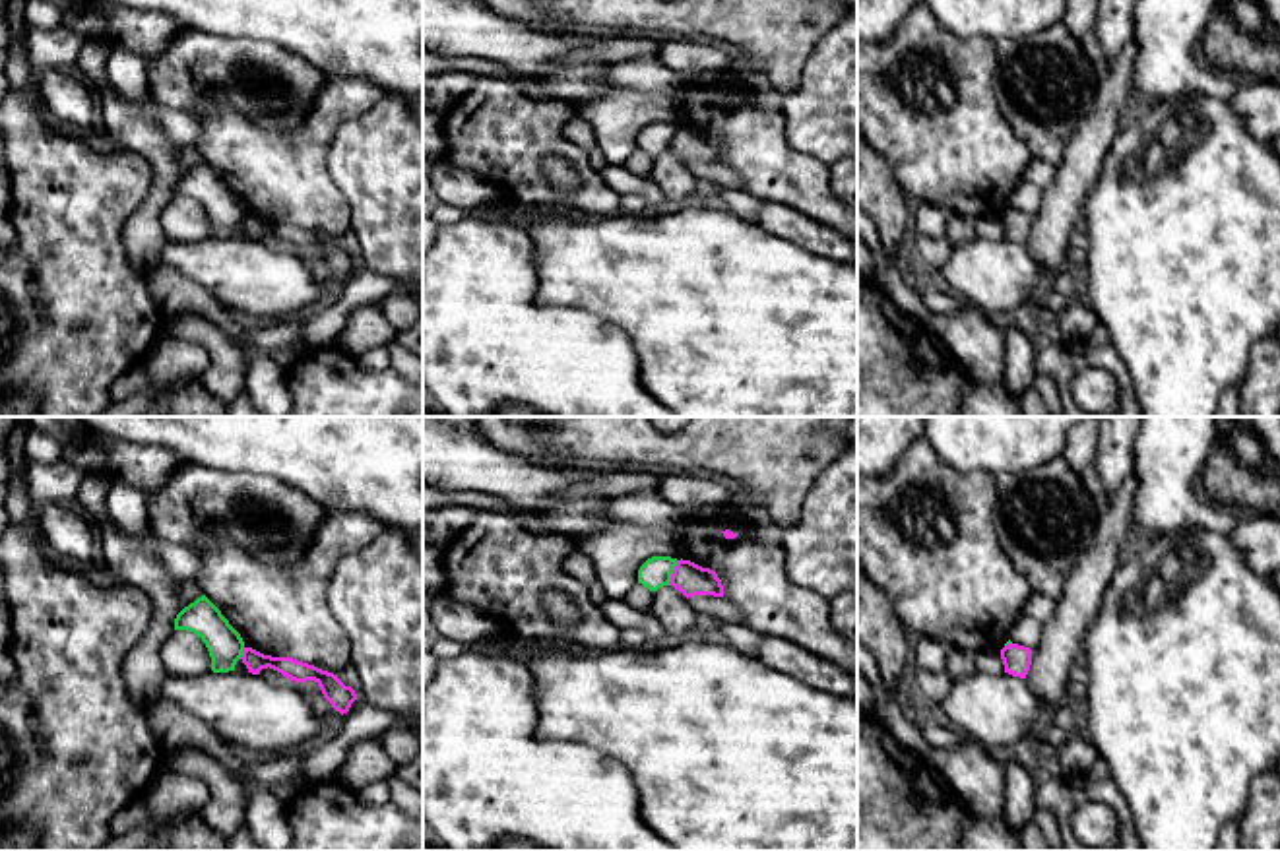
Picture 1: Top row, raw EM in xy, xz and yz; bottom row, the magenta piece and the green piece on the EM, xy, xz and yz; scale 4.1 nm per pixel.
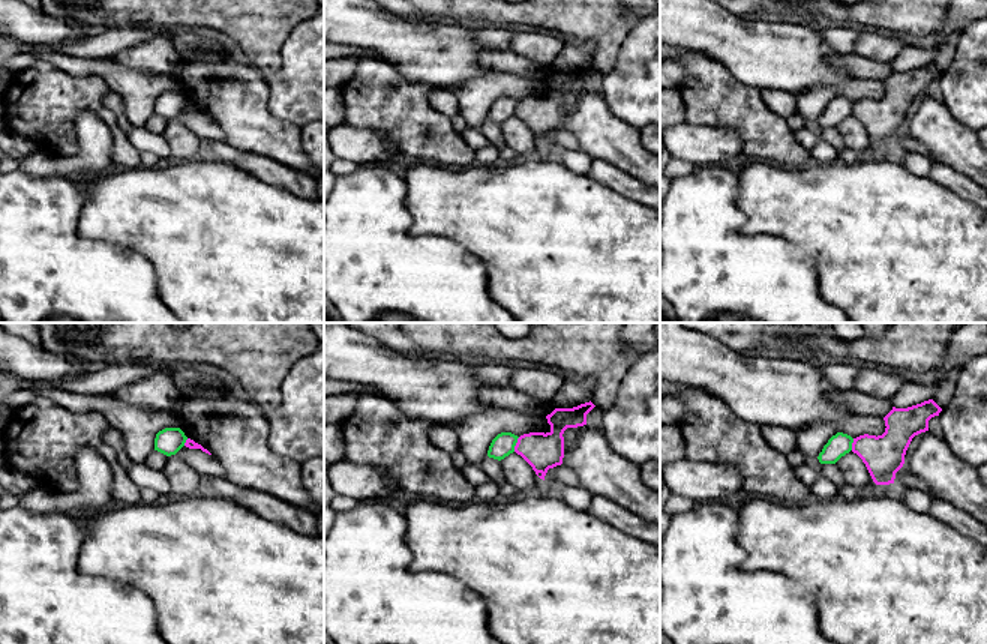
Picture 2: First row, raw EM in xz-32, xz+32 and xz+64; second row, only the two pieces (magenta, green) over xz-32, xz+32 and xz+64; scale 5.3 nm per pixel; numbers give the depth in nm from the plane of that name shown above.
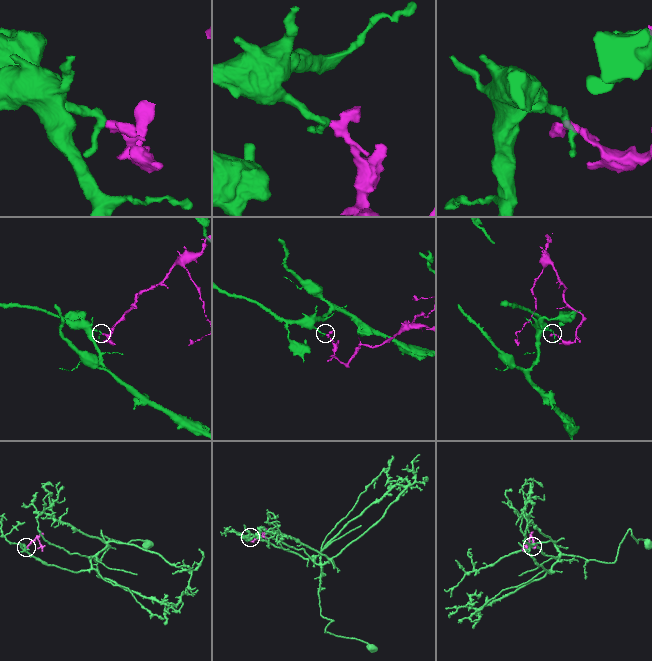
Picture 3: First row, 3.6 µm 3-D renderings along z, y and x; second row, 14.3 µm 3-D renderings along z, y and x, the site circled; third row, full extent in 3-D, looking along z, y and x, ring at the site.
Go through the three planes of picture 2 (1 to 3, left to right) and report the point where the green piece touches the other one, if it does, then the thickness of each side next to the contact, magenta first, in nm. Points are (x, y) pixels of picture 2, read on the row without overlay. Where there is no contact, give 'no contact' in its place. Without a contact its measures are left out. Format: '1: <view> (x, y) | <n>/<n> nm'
1: xz-32 (186, 105) | 50/140 nm
2: xz+32 (516, 108) | 190/120 nm
3: xz+64 (852, 108) | 220/120 nm

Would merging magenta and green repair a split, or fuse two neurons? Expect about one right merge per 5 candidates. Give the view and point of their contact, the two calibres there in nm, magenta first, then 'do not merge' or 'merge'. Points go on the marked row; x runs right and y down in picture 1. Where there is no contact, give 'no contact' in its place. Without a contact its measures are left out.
xz (673, 572) | 140/130 nm | do not merge

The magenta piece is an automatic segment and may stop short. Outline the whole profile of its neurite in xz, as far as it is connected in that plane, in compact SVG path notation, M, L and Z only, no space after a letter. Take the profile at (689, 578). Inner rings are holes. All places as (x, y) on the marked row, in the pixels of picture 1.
M683 558L677 562L669 585L679 589L687 599L694 595L723 597L721 580L714 570Z

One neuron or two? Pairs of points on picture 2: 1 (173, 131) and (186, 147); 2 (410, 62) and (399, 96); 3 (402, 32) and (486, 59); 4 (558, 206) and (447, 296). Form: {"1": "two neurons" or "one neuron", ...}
{"1": "one neuron", "2": "two neurons", "3": "two neurons", "4": "two neurons"}

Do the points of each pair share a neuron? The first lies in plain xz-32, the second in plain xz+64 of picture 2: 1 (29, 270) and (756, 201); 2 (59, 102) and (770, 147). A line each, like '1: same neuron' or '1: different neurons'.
1: different neurons
2: same neuron

